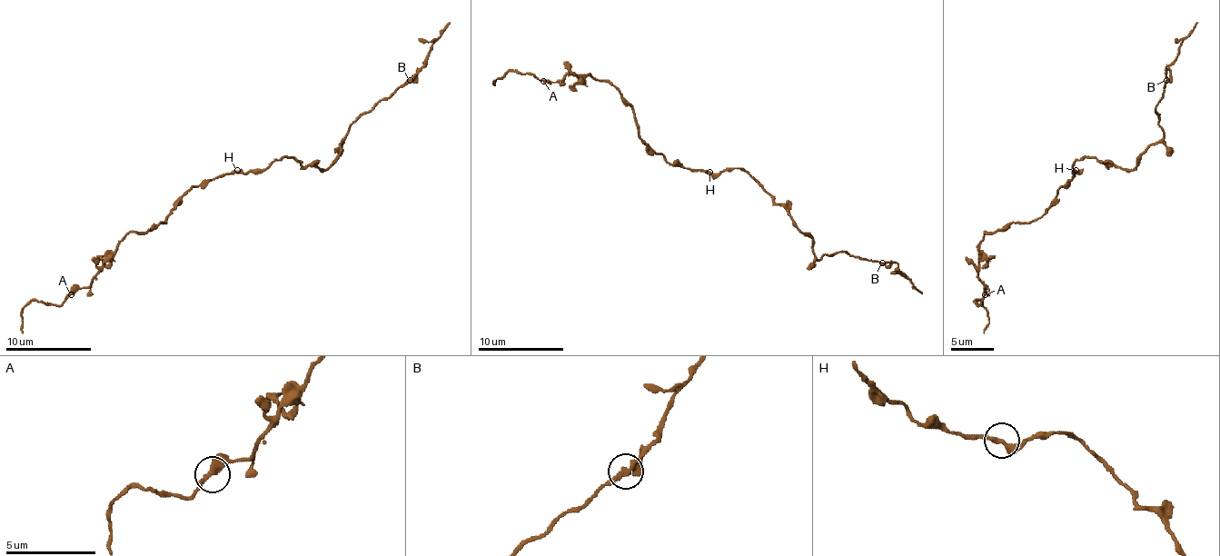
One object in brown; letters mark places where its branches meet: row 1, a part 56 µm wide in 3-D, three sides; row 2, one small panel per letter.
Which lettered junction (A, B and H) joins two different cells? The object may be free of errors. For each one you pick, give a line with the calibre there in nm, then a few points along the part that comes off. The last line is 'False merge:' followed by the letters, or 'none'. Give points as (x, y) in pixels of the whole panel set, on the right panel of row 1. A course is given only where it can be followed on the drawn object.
False merge: none

